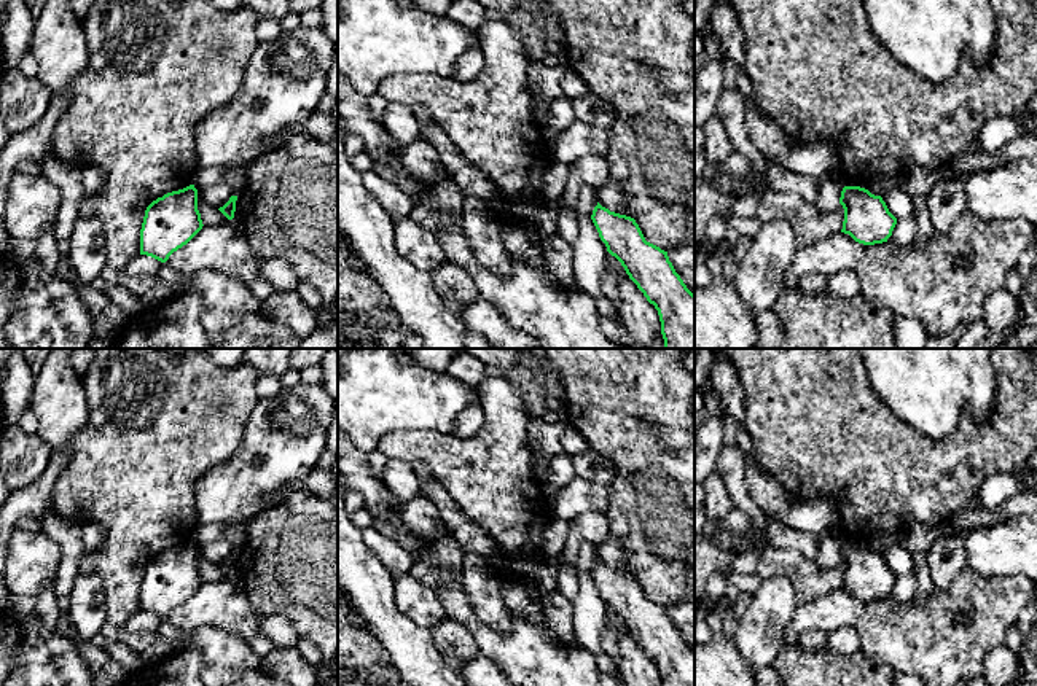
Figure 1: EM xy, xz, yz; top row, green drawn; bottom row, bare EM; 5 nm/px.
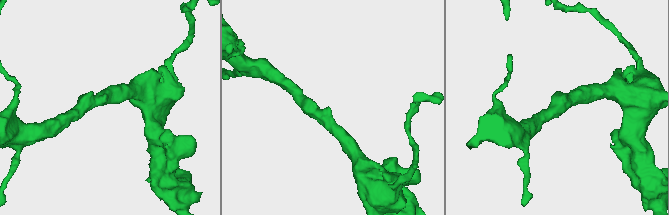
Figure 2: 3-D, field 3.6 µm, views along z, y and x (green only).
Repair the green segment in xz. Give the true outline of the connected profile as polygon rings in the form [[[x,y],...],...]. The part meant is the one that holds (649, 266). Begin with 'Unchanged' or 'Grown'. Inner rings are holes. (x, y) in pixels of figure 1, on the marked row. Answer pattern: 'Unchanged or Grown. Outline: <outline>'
Unchanged. Outline: [[[599,202],[591,220],[607,251],[621,263],[629,279],[658,310],[664,349],[695,349],[695,294],[675,272],[667,251],[647,242],[634,218],[610,212]]]

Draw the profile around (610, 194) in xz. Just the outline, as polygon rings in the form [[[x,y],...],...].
[[[609,178],[604,185],[594,186],[594,193],[602,207],[632,218],[626,209],[626,194],[618,181]]]

